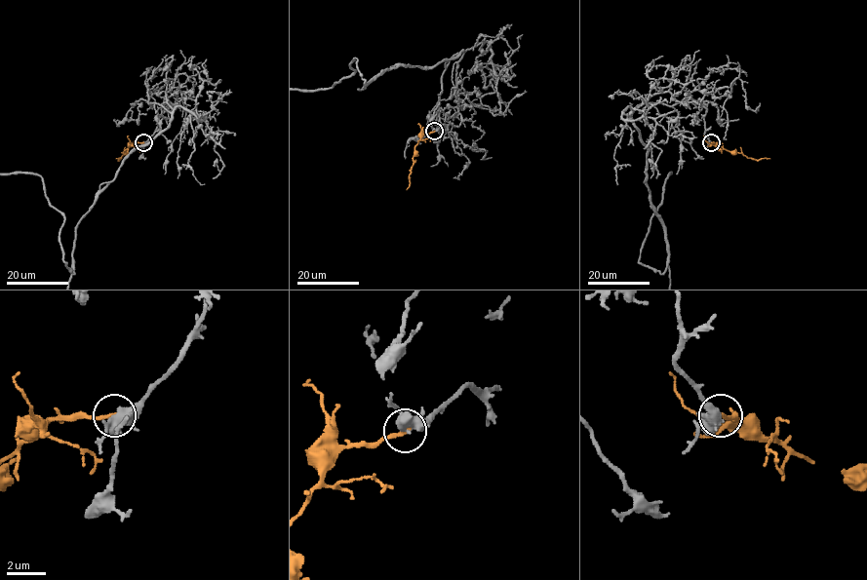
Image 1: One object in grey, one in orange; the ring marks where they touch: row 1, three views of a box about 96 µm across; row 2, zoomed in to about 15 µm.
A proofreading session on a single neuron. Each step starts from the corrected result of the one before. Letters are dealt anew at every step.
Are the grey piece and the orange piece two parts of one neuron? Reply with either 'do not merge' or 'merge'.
merge

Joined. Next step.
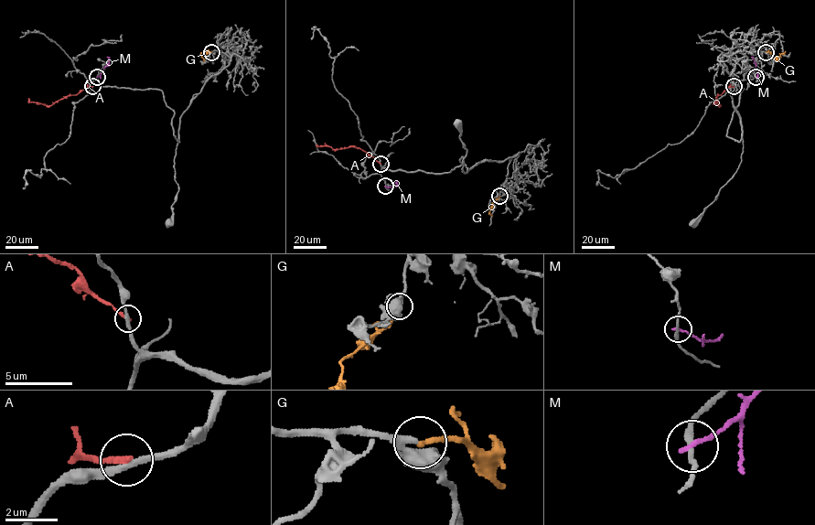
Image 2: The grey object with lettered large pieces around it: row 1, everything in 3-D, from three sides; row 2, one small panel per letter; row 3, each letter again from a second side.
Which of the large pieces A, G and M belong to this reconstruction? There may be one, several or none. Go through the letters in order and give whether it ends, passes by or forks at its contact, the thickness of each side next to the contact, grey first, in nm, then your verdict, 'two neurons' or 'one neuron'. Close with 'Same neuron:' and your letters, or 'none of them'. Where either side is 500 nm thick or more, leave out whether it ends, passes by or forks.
A: it ends | 240/260 nm | two neurons
G: it ends | 280/200 nm | one neuron
M: it ends | 200/180 nm | two neurons
Same neuron: G

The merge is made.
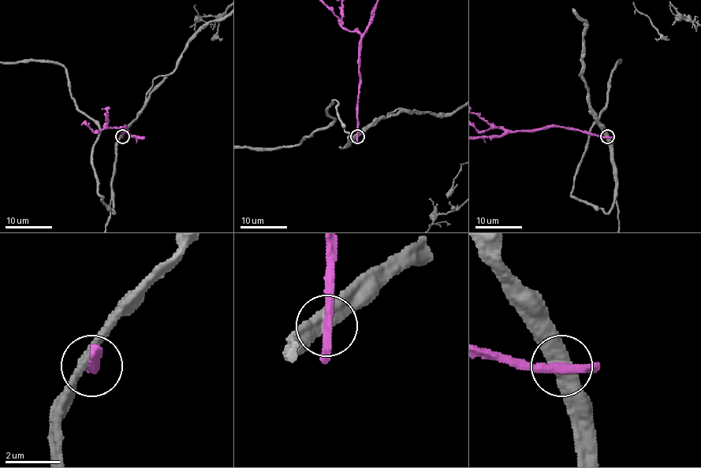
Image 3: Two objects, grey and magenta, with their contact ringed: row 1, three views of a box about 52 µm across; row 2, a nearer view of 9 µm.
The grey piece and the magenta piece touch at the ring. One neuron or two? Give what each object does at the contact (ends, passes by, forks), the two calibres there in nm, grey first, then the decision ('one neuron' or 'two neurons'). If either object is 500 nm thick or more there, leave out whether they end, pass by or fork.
grey passes by | magenta passes by | 440/280 nm | two neurons

